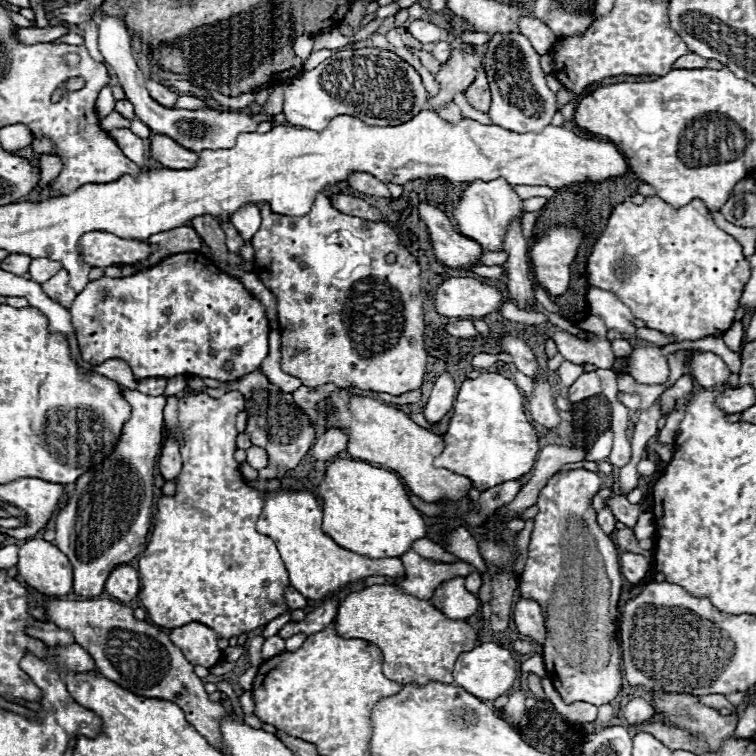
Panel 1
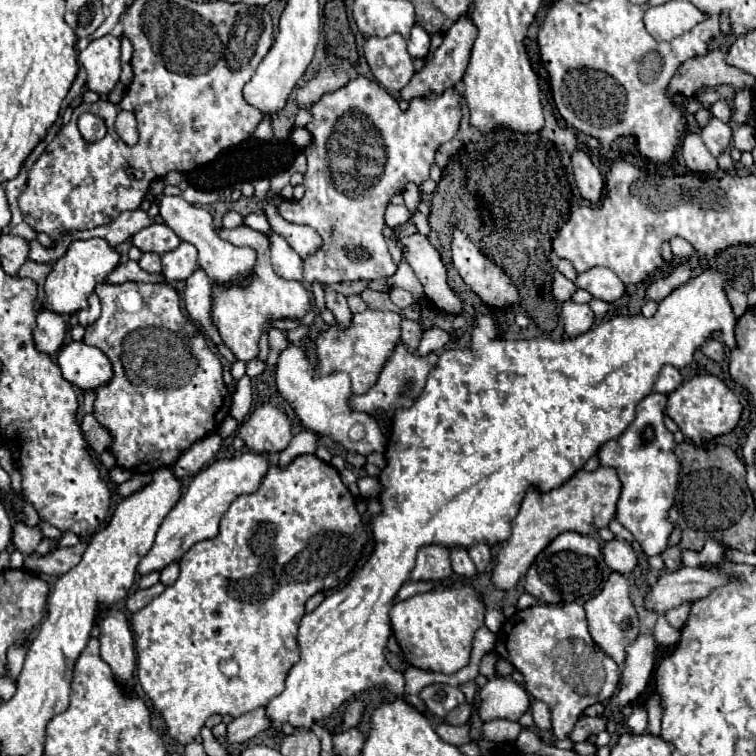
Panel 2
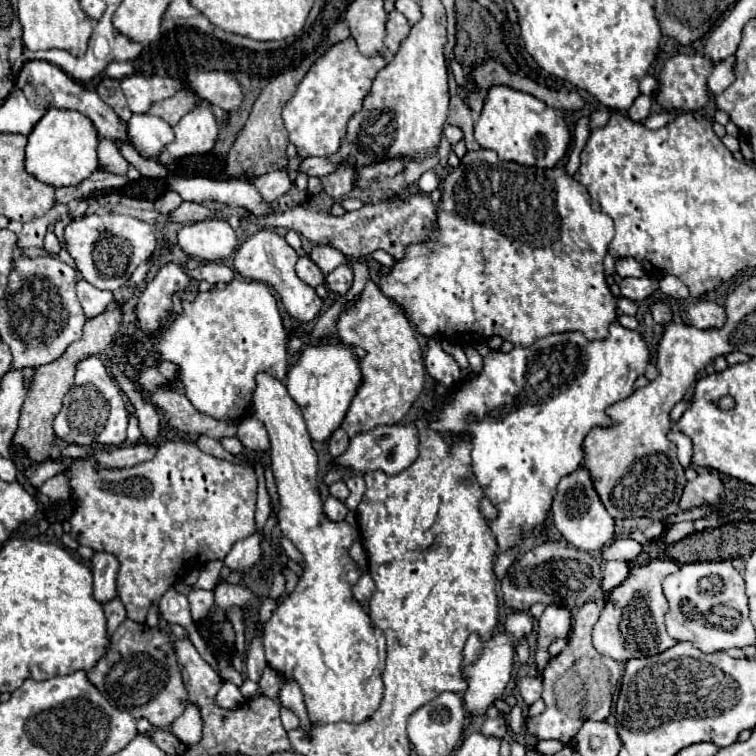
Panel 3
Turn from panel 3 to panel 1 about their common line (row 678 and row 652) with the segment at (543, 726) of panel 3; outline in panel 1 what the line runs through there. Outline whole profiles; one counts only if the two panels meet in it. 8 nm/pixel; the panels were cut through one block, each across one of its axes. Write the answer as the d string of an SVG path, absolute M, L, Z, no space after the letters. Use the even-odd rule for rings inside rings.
M578 468L578 470L570 470L570 472L558 472L558 474L554 474L554 476L552 476L552 478L550 478L550 480L548 480L548 484L546 484L546 486L544 486L544 488L542 488L542 492L540 492L540 498L538 498L538 502L536 502L536 506L538 506L538 508L540 508L540 512L538 512L538 516L536 516L536 518L534 518L534 530L532 530L532 538L530 538L530 546L528 546L528 560L526 560L526 566L524 566L524 572L522 572L522 576L520 576L520 594L522 594L522 596L524 596L524 598L532 598L532 600L536 600L536 602L538 602L538 604L540 604L540 608L542 608L542 614L544 614L544 626L546 626L546 644L542 644L542 646L544 646L544 654L542 654L542 658L544 658L544 664L546 664L546 674L548 674L548 678L550 678L550 680L552 680L552 684L554 684L554 688L556 688L556 690L558 690L558 694L560 694L560 696L562 696L562 700L564 700L564 702L566 702L566 704L574 704L574 702L588 702L588 704L596 704L596 706L600 706L600 704L608 704L608 702L612 702L612 700L614 700L614 698L616 698L616 694L618 694L618 692L620 692L620 688L622 688L622 674L620 674L620 652L616 652L616 646L618 646L618 636L616 636L616 632L618 632L618 624L616 624L616 620L618 620L618 616L620 616L620 614L616 614L616 610L618 610L618 598L620 598L620 588L622 588L622 576L620 576L620 562L618 562L618 554L616 554L616 546L614 546L614 542L612 542L612 538L610 538L610 536L606 536L606 534L604 534L604 532L602 532L602 530L600 530L600 528L598 528L598 522L596 522L596 512L594 512L594 508L592 508L592 498L594 498L594 494L596 494L596 492L598 492L598 490L600 490L600 486L602 486L602 480L600 480L600 476L598 476L598 474L596 474L596 472L590 472L590 470L584 470L584 468ZM560 624L562 624L562 644L554 644L554 642L552 642L552 640L556 640L556 636L558 636L558 628L560 628Z

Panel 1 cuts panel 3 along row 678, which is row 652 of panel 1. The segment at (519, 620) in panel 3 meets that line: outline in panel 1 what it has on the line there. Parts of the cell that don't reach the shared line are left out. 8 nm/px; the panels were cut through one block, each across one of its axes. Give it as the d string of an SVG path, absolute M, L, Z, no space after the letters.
M486 642L486 644L472 648L470 652L460 654L456 660L456 666L452 670L452 676L454 676L454 684L458 684L466 692L474 694L476 698L494 700L512 688L512 684L516 680L516 660L506 648L502 648L494 642Z

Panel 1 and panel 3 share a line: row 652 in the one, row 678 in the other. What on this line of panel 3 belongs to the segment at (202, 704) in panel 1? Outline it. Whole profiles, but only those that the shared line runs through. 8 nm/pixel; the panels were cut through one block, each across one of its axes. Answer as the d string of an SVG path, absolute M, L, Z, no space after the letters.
M124 620L110 638L112 646L106 658L88 670L90 682L110 698L118 710L126 710L134 718L146 718L156 728L168 728L188 704L188 692L172 646L172 634L162 628L152 630L146 624Z

